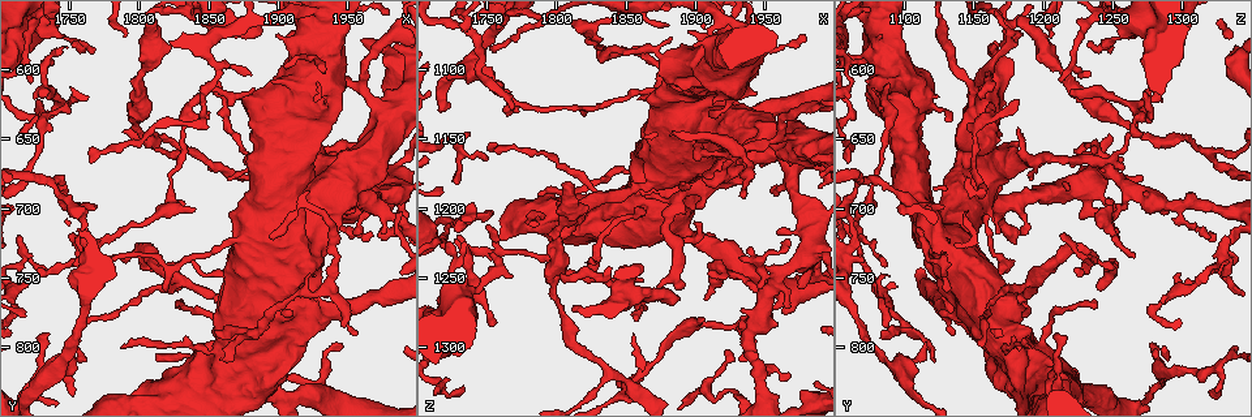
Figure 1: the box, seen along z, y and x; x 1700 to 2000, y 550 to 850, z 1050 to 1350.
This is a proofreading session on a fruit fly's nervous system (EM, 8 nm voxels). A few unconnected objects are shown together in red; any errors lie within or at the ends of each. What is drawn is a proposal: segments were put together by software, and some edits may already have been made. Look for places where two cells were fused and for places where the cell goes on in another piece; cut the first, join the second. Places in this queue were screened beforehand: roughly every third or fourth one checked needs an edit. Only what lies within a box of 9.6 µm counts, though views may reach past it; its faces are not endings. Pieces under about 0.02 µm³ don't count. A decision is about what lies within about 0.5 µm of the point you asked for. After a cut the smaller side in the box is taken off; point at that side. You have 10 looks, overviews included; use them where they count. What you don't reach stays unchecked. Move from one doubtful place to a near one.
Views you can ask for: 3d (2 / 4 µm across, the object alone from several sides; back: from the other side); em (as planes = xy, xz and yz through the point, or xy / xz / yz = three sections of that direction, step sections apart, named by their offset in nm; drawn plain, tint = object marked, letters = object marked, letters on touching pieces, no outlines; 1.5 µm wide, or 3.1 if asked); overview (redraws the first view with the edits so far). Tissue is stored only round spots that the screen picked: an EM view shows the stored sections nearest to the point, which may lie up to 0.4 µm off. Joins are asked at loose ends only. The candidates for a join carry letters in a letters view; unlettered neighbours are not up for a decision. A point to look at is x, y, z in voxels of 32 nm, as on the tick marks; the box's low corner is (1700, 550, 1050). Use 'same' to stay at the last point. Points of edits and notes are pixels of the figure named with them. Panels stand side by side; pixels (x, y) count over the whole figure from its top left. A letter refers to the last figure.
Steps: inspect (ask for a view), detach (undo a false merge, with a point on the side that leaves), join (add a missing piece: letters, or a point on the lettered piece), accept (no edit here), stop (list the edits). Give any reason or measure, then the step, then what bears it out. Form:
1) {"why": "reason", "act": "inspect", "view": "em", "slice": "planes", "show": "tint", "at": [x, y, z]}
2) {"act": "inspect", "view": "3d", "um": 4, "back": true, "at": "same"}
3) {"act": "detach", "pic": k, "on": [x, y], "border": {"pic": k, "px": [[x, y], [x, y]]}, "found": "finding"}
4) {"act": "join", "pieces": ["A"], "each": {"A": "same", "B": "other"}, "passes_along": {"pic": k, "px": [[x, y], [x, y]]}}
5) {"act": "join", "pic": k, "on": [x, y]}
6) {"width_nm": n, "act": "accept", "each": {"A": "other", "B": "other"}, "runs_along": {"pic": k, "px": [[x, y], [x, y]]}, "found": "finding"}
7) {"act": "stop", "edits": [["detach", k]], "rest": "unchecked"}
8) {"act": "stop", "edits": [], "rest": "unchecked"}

{"why": "free end", "act": "inspect", "view": "3d", "um": 2, "at": [1768, 700, 1128]}

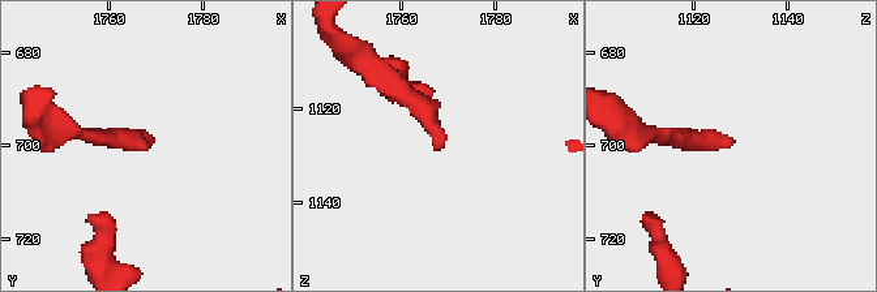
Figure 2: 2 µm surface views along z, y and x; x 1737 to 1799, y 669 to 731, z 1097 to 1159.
{"why": "now the EM", "act": "inspect", "view": "em", "slice": "xy", "step": 8, "show": "letters", "at": [1769, 699, 1128]}

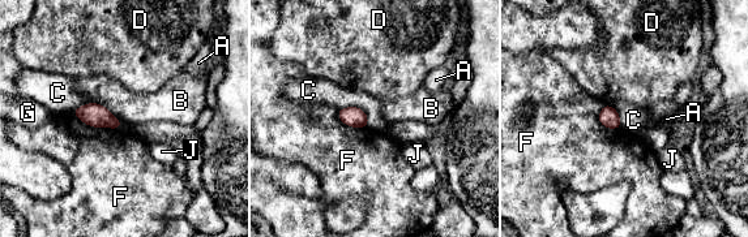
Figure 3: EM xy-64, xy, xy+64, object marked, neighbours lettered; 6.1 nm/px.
{"act": "inspect", "view": "em", "slice": "xz", "step": 8, "show": "letters", "at": "same"}

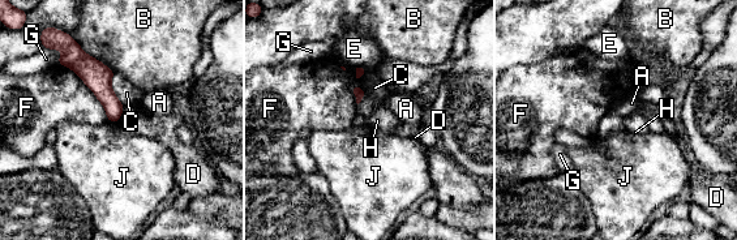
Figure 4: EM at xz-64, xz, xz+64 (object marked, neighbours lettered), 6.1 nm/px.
{"act": "accept", "each": {"A": "other", "B": "other", "C": "other", "D": "other", "E": "other", "F": "other", "G": "other", "H": "other", "J": "other"}, "border": {"pic": 4, "px": [[124, 106], [118, 120]]}, "found": "no lettered piece goes on from it"}

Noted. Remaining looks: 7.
{"why": "branch stops here", "act": "inspect", "view": "em", "slice": "planes", "show": "letters", "at": [1734, 790, 1208]}

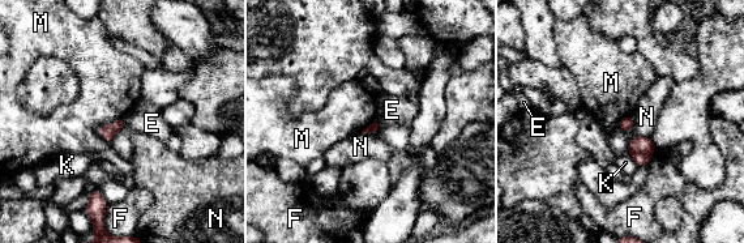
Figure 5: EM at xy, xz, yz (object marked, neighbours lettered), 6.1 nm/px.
{"act": "accept", "each": {"E": "other", "F": "other", "K": "other", "M": "other", "N": "other"}, "border": {"pic": 5, "px": [[123, 116], [98, 128], [108, 144]]}, "found": "no lettered piece goes on from it"}

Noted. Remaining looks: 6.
{"why": "free end", "act": "inspect", "view": "em", "slice": "xz", "step": 4, "show": "tint", "at": [1754, 720, 1212]}

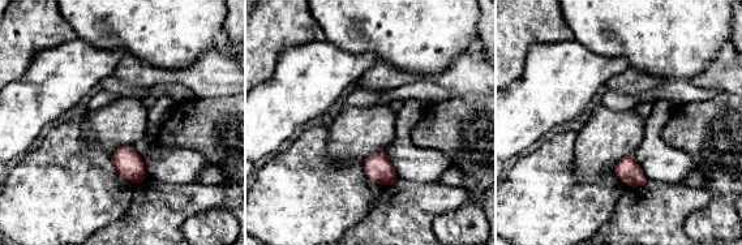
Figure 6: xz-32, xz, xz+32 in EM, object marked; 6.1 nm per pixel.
{"why": "another direction", "act": "inspect", "view": "em", "slice": "planes", "show": "letters", "at": "same"}

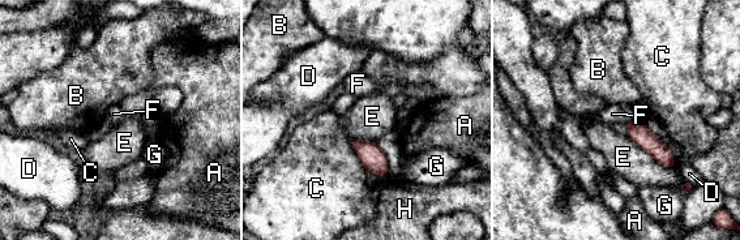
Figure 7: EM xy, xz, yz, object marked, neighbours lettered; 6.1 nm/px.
{"act": "accept", "each": {"A": "other", "B": "other", "C": "other", "D": "other", "E": "other", "F": "other", "G": "other", "H": "other"}, "border": {"pic": 7, "px": [[638, 118], [625, 124]]}, "found": "none of them fits"}

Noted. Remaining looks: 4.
{"why": "branch stops here", "act": "inspect", "view": "em", "slice": "planes", "show": "plain", "at": [1856, 786, 1084]}

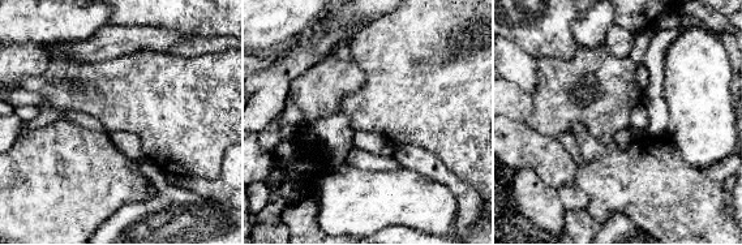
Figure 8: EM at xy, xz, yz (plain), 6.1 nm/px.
{"act": "inspect", "view": "em", "slice": "planes", "show": "tint", "at": "same"}

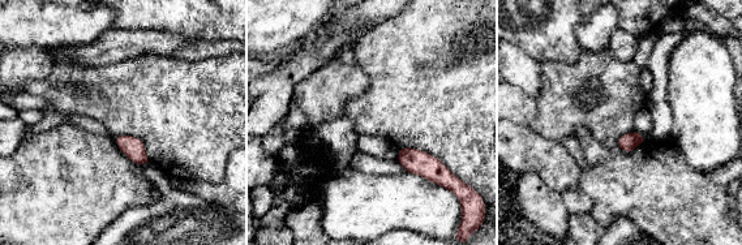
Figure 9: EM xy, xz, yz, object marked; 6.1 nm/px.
{"why": "what lies round it", "act": "inspect", "view": "em", "slice": "planes", "show": "letters", "at": "same"}

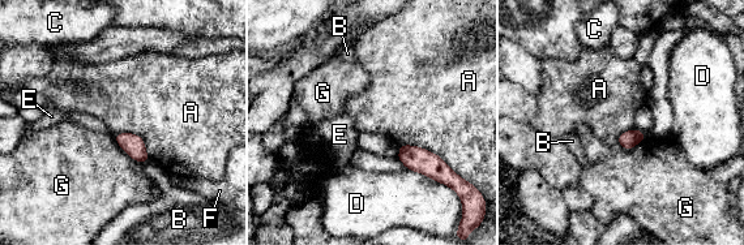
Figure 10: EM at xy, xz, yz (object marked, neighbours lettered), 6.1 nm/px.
{"width_nm": 110, "act": "accept", "each": {"A": "other", "B": "other", "C": "other", "D": "other", "E": "other", "F": "other", "G": "other"}, "border": {"pic": 10, "px": [[400, 145], [434, 151], [450, 168]]}, "found": "no lettered piece goes on from it"}

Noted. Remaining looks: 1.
{"act": "stop", "edits": [], "rest": "unchecked"}

